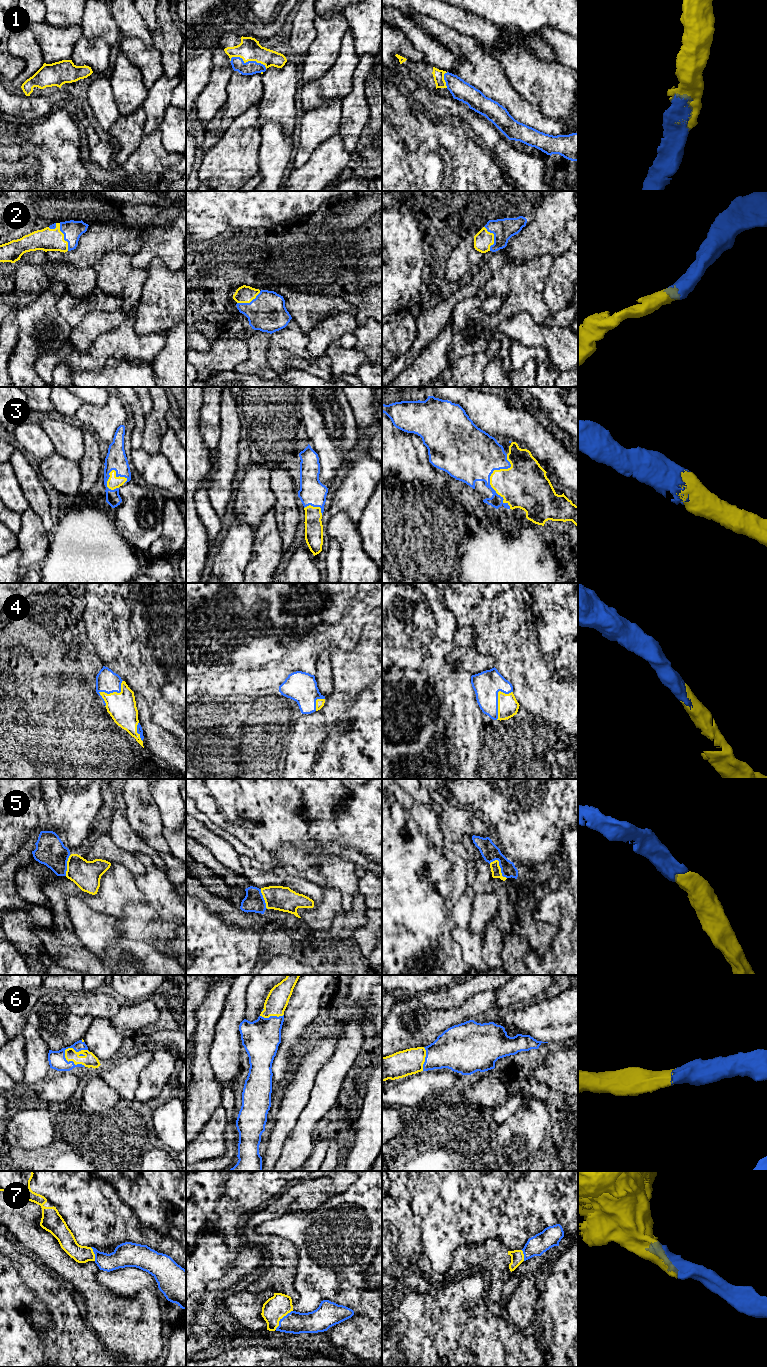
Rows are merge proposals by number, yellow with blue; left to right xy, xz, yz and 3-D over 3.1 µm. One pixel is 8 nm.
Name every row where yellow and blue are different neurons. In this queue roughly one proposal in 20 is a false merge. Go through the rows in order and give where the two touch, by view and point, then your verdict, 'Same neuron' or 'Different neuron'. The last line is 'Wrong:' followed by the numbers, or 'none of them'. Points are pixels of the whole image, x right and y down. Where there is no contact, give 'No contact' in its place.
1: Touches yellow at xz (248, 60). Same neuron
2: Touches yellow at xy (63, 237). Same neuron
3: Touches yellow at yz (490, 476). Same neuron
4: Touches yellow at xy (110, 693). Same neuron
5: Touches yellow at yz (499, 867). Same neuron
6: Touches yellow at xy (73, 1049). Same neuron
7: Touches yellow at xz (281, 1318). Same neuron
Wrong: none of them

